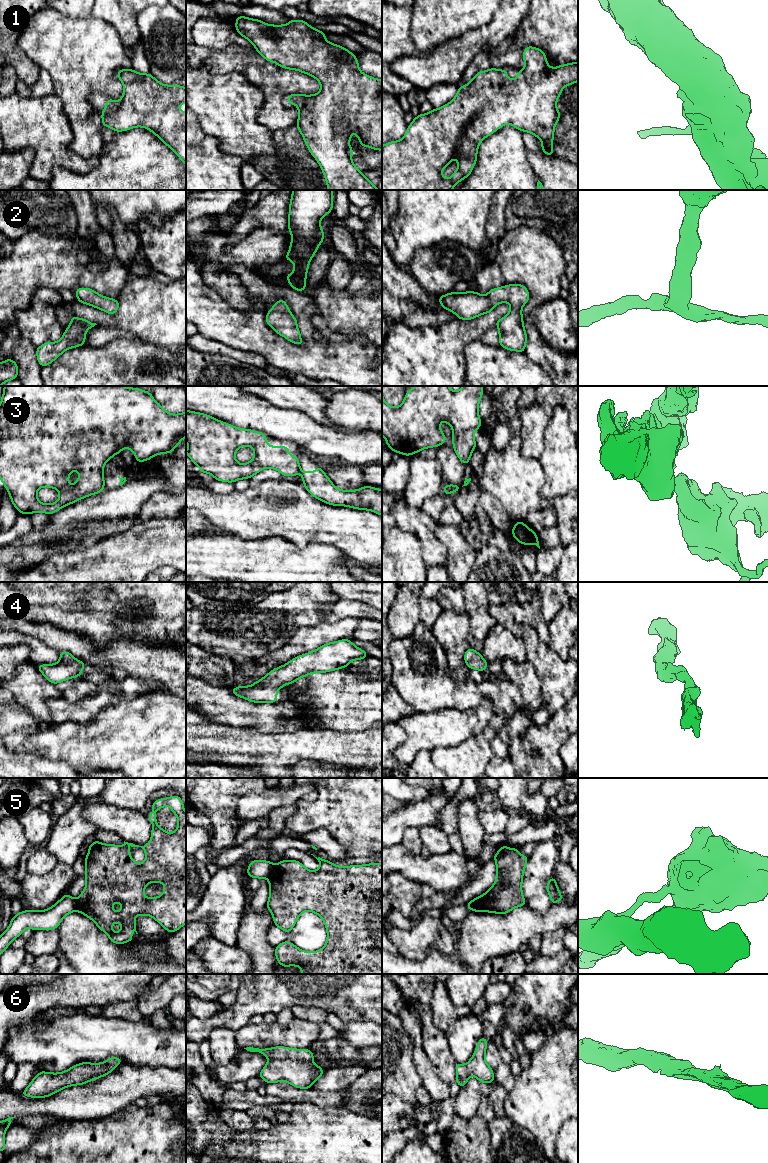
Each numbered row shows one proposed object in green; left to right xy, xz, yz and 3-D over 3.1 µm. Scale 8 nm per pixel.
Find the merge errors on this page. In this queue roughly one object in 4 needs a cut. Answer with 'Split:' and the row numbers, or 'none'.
Split: 3, 5

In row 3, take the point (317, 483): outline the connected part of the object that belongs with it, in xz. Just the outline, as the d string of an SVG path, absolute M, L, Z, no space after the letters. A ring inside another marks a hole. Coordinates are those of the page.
M318 466L314 472L304 472L300 468L306 490L322 502L334 506L369 510L382 516L382 490L370 486L345 491L334 486L324 471Z

